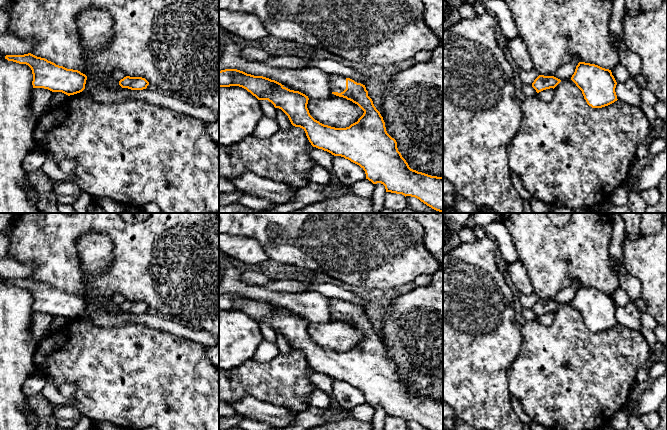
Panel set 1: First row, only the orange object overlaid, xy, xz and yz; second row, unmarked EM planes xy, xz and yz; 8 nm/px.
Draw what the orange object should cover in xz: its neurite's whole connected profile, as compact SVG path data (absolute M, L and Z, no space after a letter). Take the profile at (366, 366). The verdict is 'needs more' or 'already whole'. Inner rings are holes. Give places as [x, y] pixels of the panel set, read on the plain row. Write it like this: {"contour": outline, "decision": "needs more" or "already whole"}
{"contour": "M237 293L219 295L219 311L239 310L258 324L268 324L275 332L281 333L288 340L293 350L305 355L313 371L334 380L344 381L359 389L365 395L366 403L373 408L383 408L386 416L415 421L427 430L443 430L443 401L431 400L409 391L398 375L396 364L387 357L383 341L368 320L365 309L338 299L331 299L330 309L332 318L352 325L364 335L358 345L349 351L335 352L315 344L307 332L308 320L299 315L290 314L275 304L247 298Z", "decision": "needs more"}

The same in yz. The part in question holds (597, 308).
{"contour": "M579 286L571 304L592 332L602 332L618 324L615 316L617 306L609 293Z", "decision": "already whole"}

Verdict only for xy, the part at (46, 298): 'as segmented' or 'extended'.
as segmented

